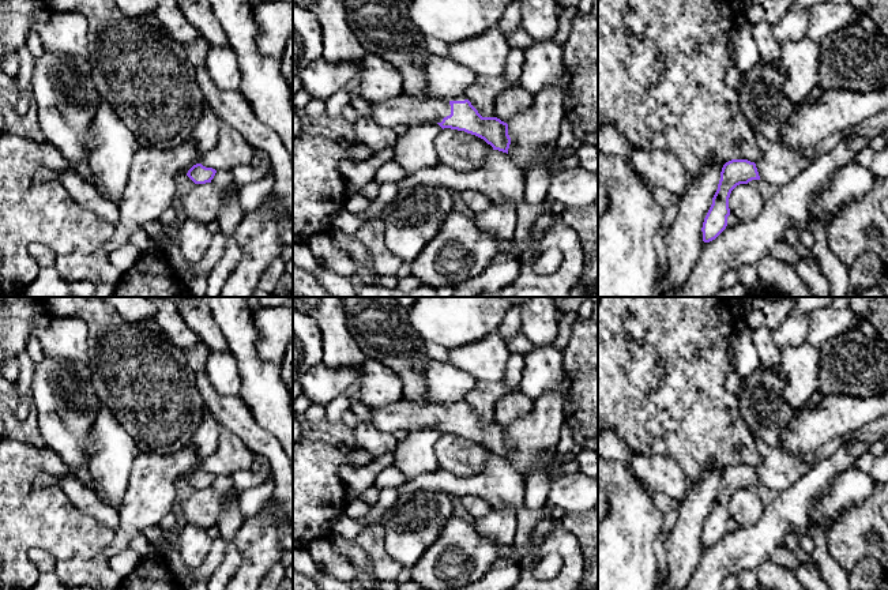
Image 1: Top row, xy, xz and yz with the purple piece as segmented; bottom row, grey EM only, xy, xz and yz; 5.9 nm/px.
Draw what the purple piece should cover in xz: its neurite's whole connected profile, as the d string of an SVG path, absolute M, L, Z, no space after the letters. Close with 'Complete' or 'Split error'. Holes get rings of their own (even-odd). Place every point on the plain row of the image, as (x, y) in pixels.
M402 398L380 409L370 409L372 422L383 432L437 428L443 435L464 436L483 444L493 455L508 459L508 429L497 422L482 422L466 401L447 405L417 403Z. Split error

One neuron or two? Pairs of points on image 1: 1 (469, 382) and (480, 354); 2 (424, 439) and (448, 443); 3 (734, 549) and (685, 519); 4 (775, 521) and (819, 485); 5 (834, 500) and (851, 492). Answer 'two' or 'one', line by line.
1: two
2: two
3: two
4: one
5: one

